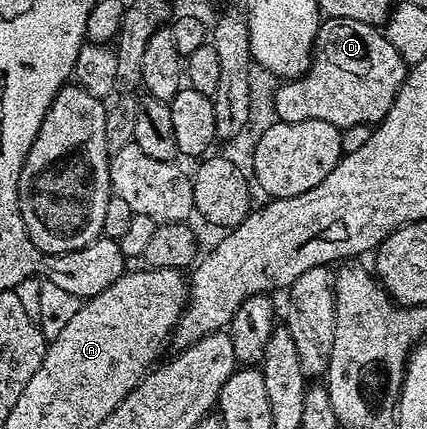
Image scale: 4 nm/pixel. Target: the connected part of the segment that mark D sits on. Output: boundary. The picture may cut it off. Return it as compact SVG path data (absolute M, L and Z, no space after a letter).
M356 18L323 19L318 25L318 36L314 40L314 54L310 61L310 69L304 76L287 79L278 88L274 96L274 112L278 120L284 122L332 122L337 128L351 128L361 124L377 126L386 119L388 110L394 105L394 99L406 81L408 66L404 58L400 58L400 50L392 46L385 31L381 27L356 22Z

